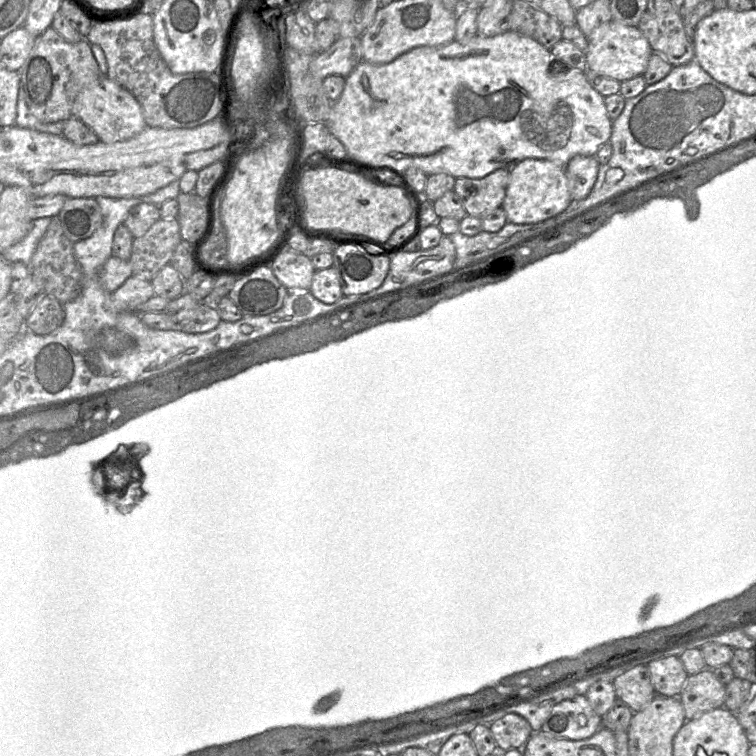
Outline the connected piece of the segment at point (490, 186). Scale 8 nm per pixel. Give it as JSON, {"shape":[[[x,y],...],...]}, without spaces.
{"shape":[[[499,168],[481,178],[455,178],[454,192],[460,197],[467,215],[483,218],[502,207],[511,168]]]}

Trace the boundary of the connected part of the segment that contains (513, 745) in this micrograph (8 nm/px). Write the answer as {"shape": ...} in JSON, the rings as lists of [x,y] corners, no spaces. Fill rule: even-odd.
{"shape":[[[508,714],[496,720],[489,727],[497,743],[498,751],[522,749],[534,733],[530,724],[522,716]]]}

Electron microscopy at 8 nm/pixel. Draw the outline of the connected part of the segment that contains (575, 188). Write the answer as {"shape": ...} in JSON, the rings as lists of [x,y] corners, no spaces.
{"shape":[[[576,155],[563,167],[573,200],[585,198],[596,181],[599,163],[595,156]]]}

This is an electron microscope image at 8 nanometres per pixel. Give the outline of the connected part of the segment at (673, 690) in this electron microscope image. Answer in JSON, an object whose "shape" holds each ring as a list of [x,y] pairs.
{"shape":[[[678,657],[653,661],[647,670],[656,696],[679,697],[687,681],[688,673]]]}

